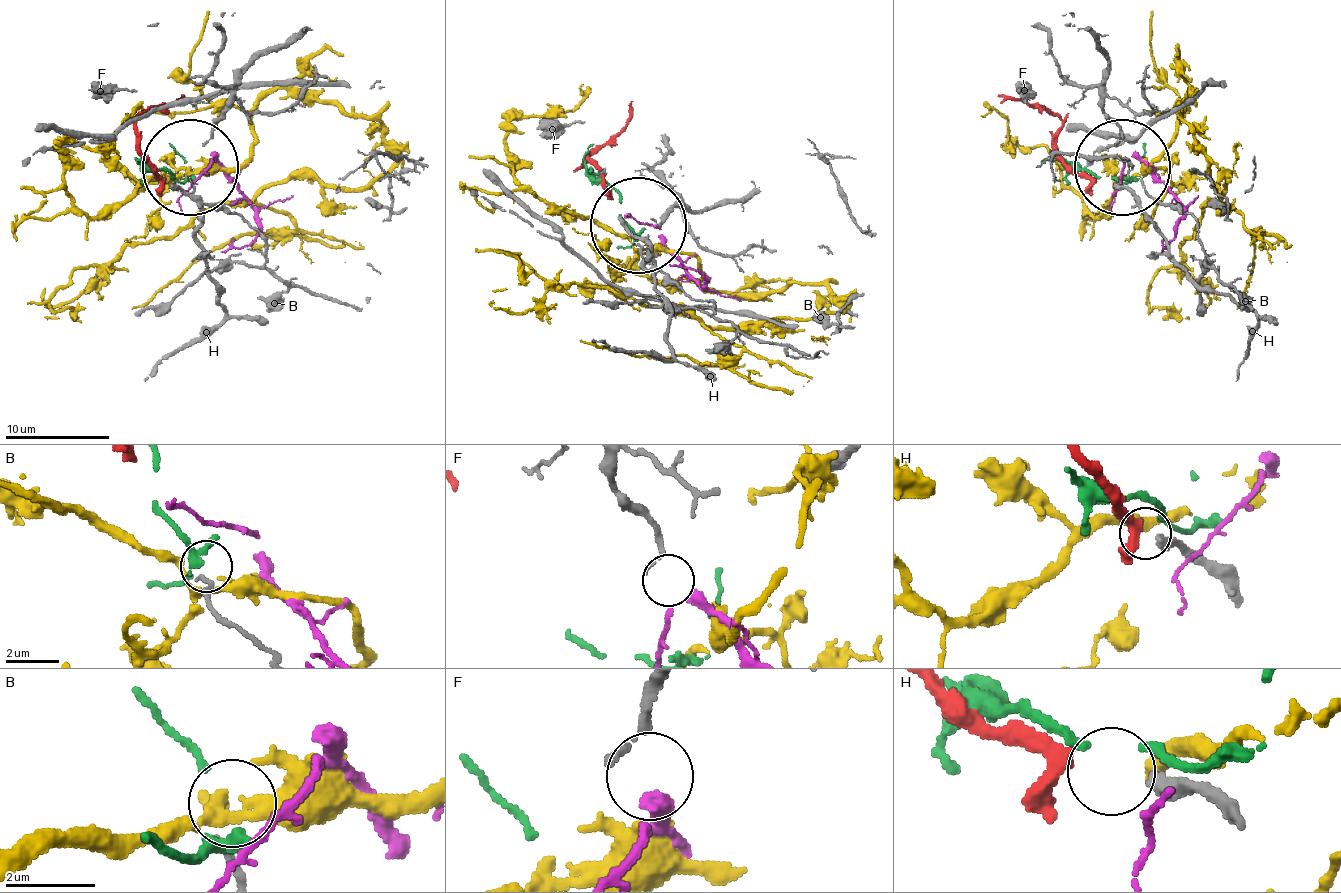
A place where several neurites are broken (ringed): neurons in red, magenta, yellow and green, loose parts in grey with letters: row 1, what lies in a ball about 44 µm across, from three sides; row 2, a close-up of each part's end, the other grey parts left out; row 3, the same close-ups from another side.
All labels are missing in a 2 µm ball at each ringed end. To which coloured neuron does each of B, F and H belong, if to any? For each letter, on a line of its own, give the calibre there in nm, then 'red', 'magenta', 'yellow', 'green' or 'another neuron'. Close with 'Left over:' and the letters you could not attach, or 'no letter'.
B: 170 nm | green
F: 190 nm | magenta
H: 320 nm | red
Left over: no letter

